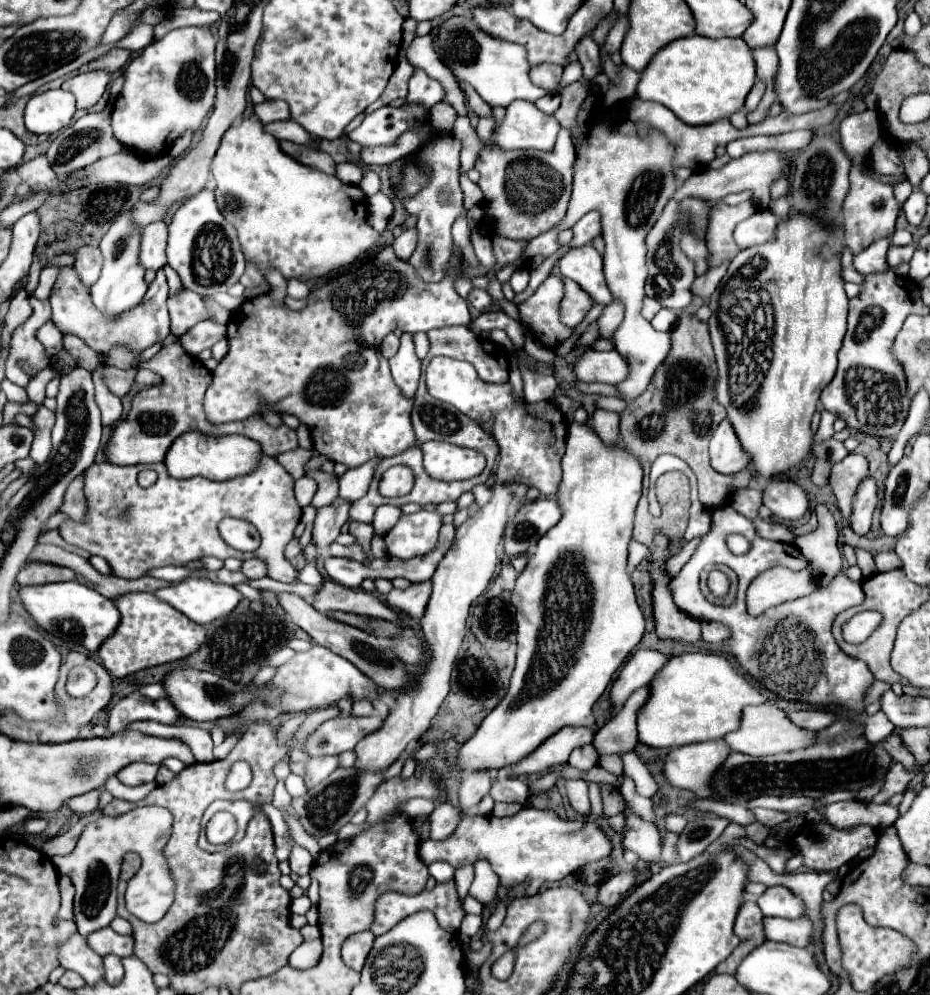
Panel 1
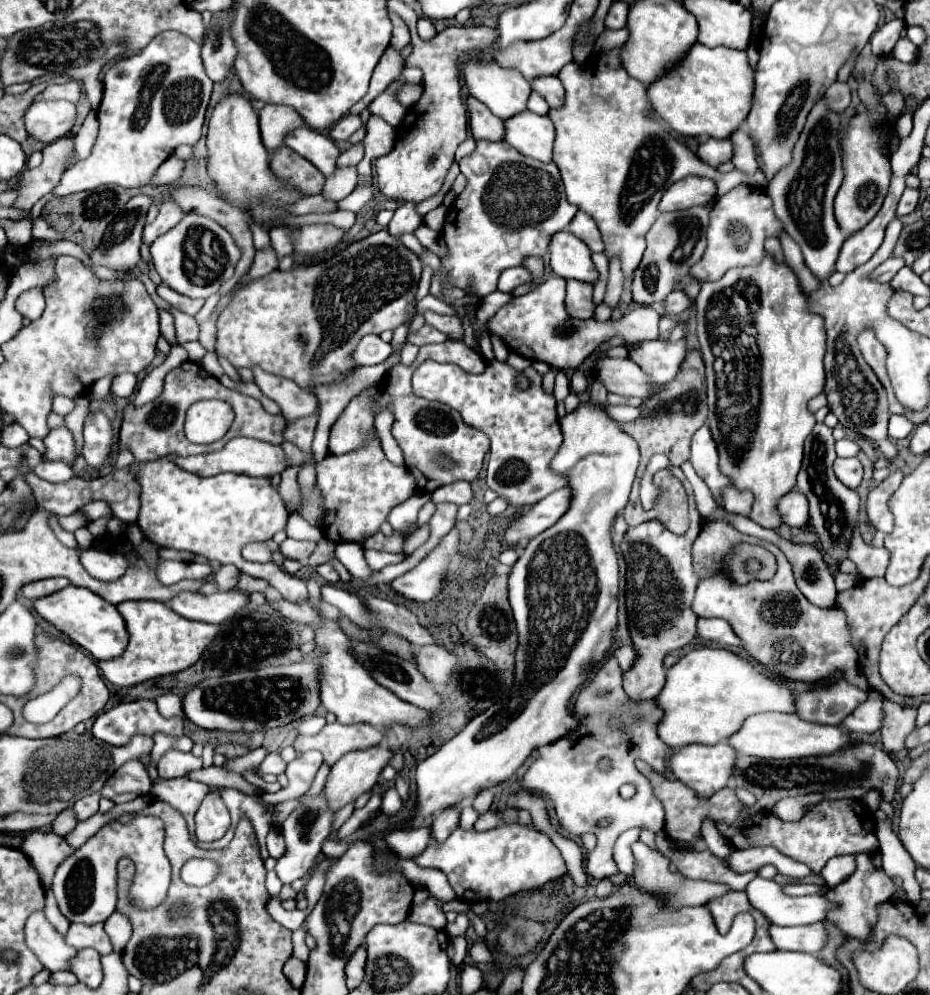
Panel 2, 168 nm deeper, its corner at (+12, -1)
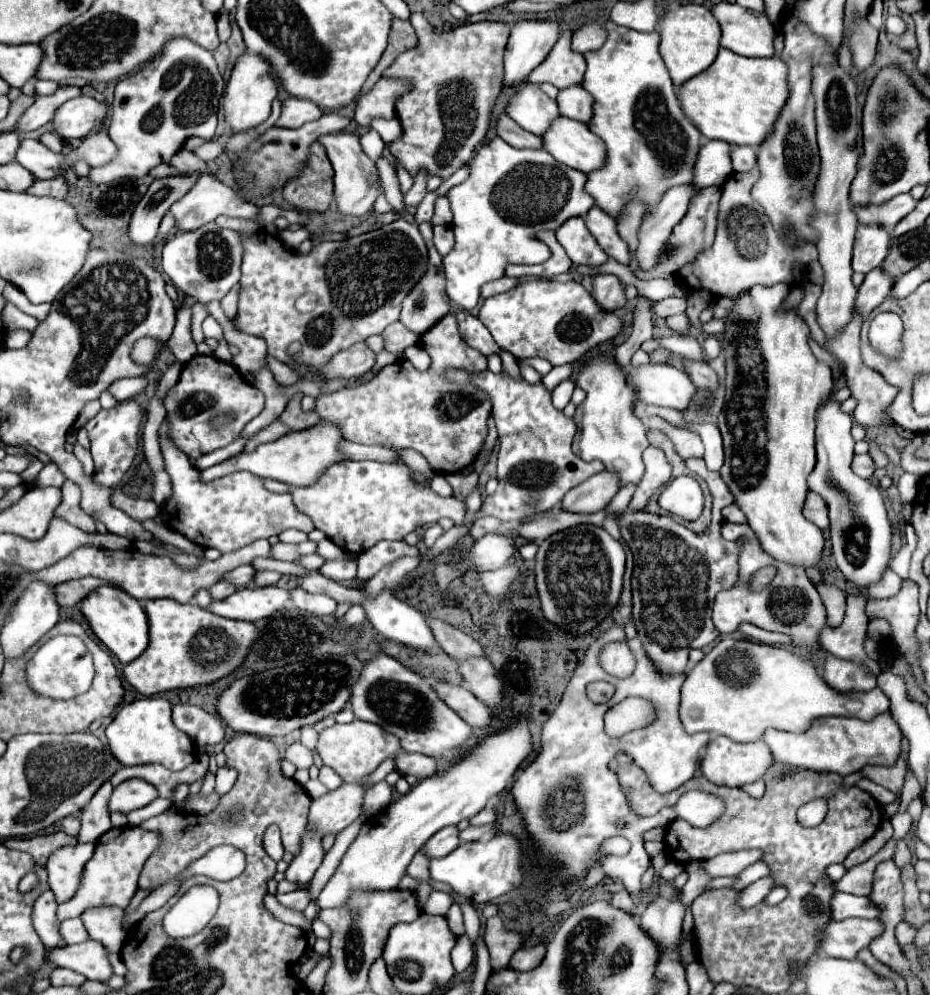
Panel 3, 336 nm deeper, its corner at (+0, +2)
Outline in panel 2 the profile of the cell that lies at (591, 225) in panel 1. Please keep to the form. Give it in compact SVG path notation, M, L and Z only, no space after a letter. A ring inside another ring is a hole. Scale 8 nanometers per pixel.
M578 212L574 216L574 220L570 222L568 230L578 236L582 242L586 242L586 246L592 250L592 252L604 252L604 242L600 238L600 230L596 226L596 222L586 214L586 212Z

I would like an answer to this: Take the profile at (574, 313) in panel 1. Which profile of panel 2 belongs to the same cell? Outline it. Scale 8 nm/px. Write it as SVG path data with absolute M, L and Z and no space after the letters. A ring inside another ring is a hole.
M568 280L568 294L566 294L566 308L572 318L592 318L596 304L592 302L592 290L594 284L588 282L578 282L578 280ZM588 298L590 298L590 312L588 312Z

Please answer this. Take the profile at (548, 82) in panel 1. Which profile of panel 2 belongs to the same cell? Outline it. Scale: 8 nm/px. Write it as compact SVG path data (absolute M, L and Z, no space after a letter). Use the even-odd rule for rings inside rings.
M556 76L554 78L536 78L532 82L532 90L538 90L538 94L544 96L550 110L556 110L564 104L564 86Z

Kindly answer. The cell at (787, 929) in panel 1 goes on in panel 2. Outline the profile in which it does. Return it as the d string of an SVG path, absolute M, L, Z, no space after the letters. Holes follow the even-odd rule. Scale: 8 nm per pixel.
M810 924L810 926L770 926L772 942L778 950L796 950L796 952L810 952L816 954L826 946L828 930L824 924Z

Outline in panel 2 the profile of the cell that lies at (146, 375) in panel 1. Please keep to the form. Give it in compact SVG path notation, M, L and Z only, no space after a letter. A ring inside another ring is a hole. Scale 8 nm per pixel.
M120 374L112 380L112 388L110 392L114 396L120 398L132 398L132 394L136 392L136 376L134 374Z

